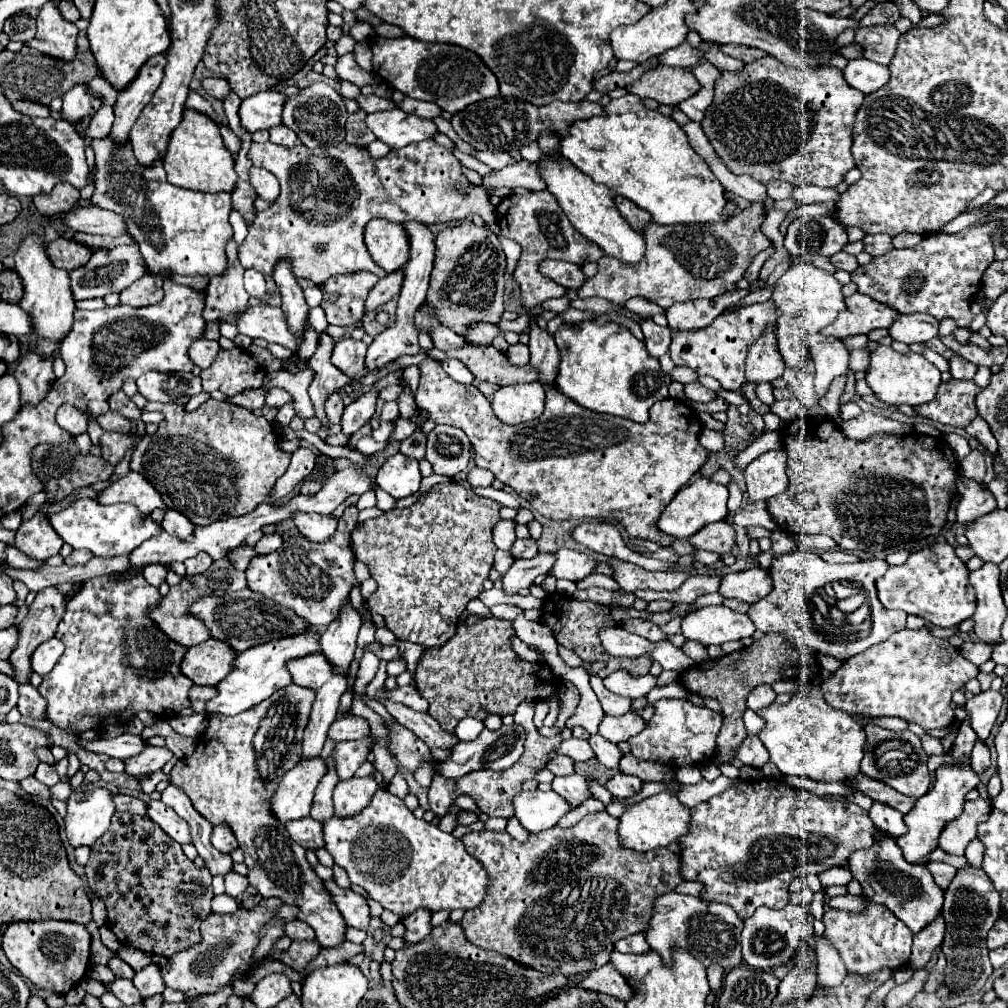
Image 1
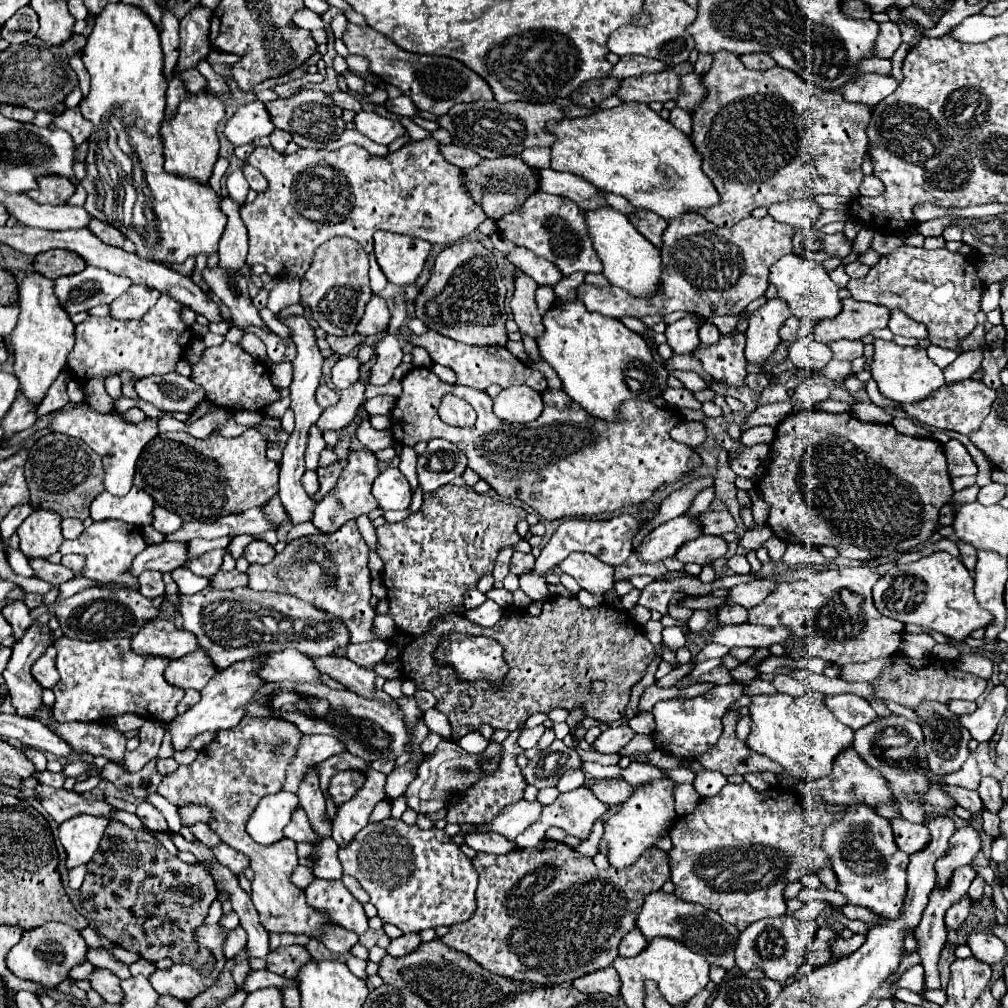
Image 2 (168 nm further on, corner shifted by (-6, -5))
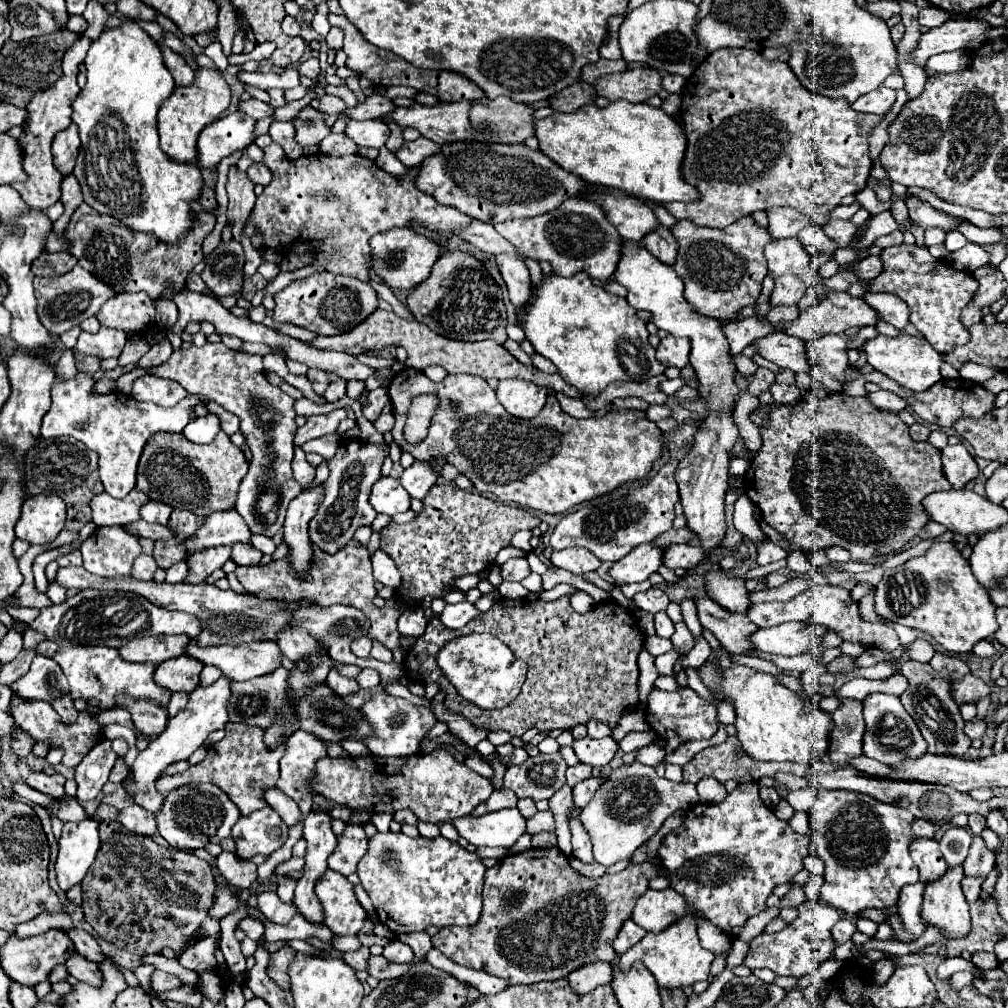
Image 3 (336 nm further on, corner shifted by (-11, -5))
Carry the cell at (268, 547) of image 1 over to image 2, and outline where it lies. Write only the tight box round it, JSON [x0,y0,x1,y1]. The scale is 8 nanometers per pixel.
[243,540,275,564]

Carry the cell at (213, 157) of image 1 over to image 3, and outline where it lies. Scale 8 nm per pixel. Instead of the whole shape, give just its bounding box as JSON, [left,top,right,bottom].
[158,68,230,164]

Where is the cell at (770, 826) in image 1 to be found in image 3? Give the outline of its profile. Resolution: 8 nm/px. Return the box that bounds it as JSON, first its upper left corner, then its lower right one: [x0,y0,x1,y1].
[658,782,810,936]

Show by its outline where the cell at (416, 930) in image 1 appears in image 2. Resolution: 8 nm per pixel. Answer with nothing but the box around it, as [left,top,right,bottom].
[387,934,421,958]

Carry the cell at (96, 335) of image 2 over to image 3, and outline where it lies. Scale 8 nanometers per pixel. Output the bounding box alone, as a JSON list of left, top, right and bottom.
[76,326,128,358]

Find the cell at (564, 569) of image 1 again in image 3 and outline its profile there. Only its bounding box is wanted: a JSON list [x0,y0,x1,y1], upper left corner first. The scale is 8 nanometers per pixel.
[550,548,600,574]

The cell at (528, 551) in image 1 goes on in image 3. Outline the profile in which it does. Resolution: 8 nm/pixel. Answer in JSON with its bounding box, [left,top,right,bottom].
[502,558,530,580]

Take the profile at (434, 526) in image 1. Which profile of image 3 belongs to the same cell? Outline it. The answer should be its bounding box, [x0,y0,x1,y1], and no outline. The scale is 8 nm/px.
[380,484,540,606]

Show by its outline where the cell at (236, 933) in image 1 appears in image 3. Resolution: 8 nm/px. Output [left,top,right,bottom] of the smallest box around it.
[152,970,184,994]

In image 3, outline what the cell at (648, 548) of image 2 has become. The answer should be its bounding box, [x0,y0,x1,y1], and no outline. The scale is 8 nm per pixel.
[610,542,666,586]

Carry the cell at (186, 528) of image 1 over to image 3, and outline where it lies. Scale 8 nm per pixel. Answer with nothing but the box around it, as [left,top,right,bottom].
[140,500,172,526]

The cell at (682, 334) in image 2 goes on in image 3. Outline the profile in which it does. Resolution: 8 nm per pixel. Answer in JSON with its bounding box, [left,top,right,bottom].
[656,334,690,368]

